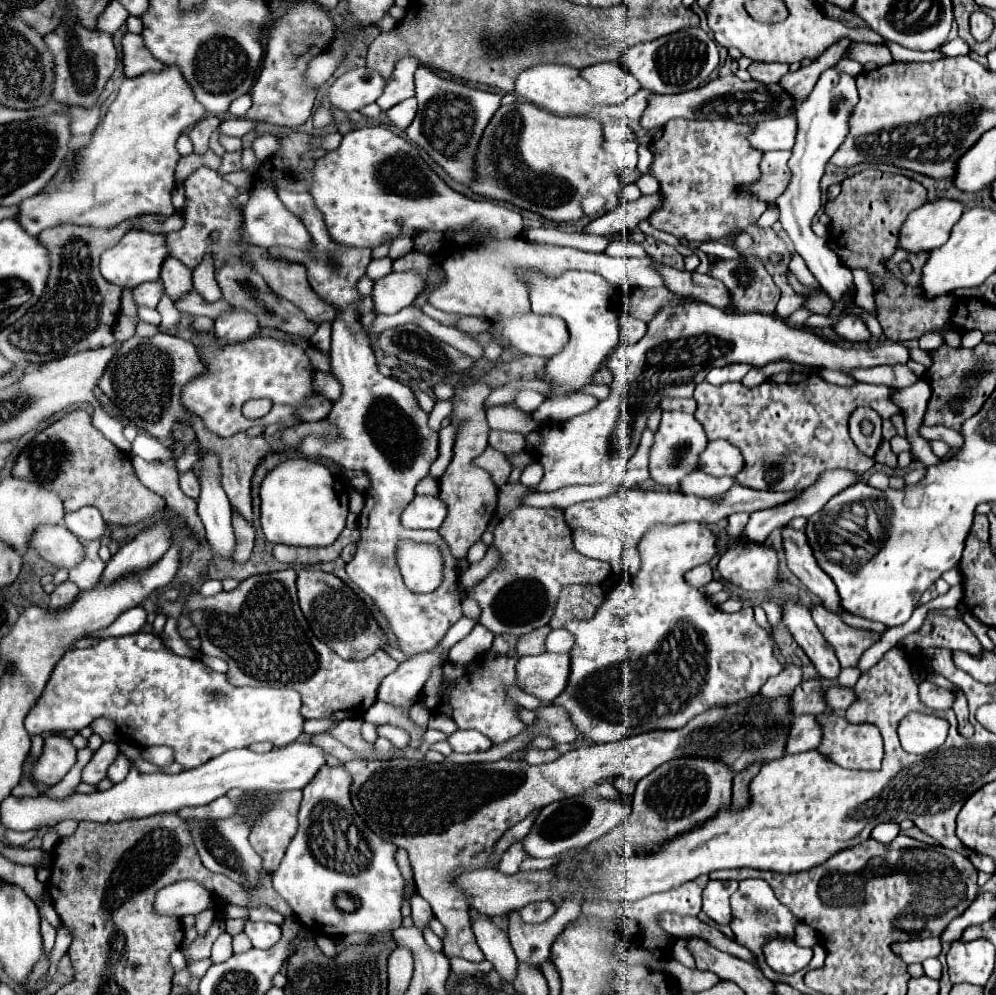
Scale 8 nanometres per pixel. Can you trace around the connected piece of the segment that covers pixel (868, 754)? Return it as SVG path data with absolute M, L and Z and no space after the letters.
M827 713L827 717L823 717L823 745L819 747L821 753L831 755L837 765L843 765L847 769L867 769L867 771L875 771L881 767L881 759L883 759L883 739L881 733L875 725L863 723L863 725L853 725L843 717L831 715Z

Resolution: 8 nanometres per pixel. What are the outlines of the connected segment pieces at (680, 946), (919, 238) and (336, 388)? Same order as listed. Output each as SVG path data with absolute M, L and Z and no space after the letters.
M677 941L673 949L675 949L675 951L673 951L673 957L675 957L677 961L681 961L685 967L695 969L695 961L693 961L693 957L687 953L687 949L685 949L685 943L683 943L683 941Z
M955 199L927 201L913 213L909 213L899 233L899 247L911 253L931 251L941 247L963 215L965 205Z
M313 369L313 373L315 373L313 375L313 389L315 389L315 393L327 397L329 401L337 401L339 395L341 395L339 381L327 371L315 371Z

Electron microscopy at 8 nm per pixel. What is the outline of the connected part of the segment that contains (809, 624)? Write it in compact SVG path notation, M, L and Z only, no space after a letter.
M787 601L783 607L781 623L793 635L797 645L807 653L807 657L811 659L811 663L815 665L817 673L823 679L835 679L839 675L841 667L835 657L835 651L831 649L831 645L827 645L827 641L819 633L817 625L813 623L811 613L805 605Z

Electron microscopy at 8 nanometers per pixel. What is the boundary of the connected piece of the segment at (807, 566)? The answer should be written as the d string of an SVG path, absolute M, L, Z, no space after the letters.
M785 525L781 529L781 537L783 537L783 549L785 549L785 557L787 557L787 567L791 569L791 573L811 591L815 593L821 603L837 613L841 611L839 605L839 595L835 593L835 583L831 581L831 577L817 565L813 551L807 543L807 535L805 531L797 531L789 525Z

